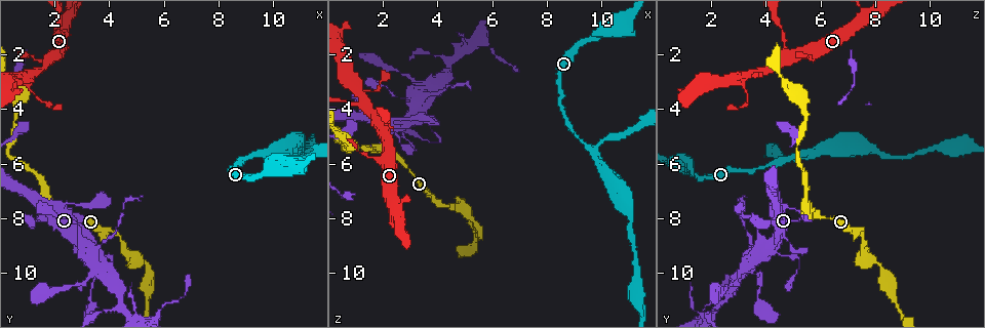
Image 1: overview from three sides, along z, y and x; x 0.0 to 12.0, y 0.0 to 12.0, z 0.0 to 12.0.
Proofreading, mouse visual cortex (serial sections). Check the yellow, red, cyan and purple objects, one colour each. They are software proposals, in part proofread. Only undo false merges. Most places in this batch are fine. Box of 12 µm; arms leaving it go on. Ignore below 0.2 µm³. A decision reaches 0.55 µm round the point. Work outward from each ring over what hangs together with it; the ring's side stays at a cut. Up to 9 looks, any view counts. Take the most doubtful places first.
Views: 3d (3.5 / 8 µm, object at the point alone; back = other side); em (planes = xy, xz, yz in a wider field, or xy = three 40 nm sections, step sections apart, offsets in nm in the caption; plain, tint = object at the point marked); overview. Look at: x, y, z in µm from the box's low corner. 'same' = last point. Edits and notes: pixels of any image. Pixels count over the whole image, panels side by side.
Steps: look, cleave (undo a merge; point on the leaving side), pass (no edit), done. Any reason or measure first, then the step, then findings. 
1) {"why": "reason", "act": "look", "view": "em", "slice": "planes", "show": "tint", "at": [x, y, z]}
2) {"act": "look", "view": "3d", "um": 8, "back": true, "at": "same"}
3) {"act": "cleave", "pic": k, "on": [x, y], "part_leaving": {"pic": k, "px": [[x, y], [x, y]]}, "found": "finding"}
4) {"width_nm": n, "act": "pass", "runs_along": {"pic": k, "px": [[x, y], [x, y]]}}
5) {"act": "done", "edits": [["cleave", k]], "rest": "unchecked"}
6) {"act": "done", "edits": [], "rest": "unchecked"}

{"why": "two arms in line, one across", "act": "look", "view": "3d", "um": 3.5, "at": [3.7, 9.8, 3.3]}

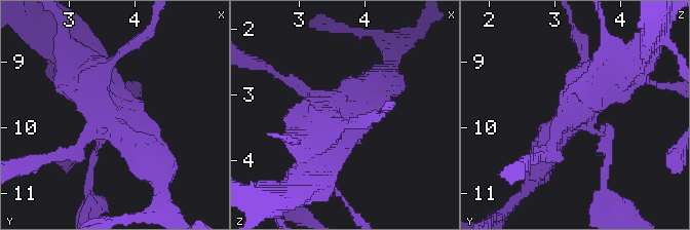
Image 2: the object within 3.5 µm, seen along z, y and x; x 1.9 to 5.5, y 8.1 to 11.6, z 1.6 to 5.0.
{"act": "pass", "runs_along": {"pic": 2, "px": [[622, 68], [592, 93], [543, 160]]}, "found": "continuous, no second cell"}

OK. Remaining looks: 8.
{"why": "two arms in line, one across", "act": "look", "view": "em", "slice": "xy", "step": 1, "show": "tint", "at": [9.7, 5.6, 5.5]}

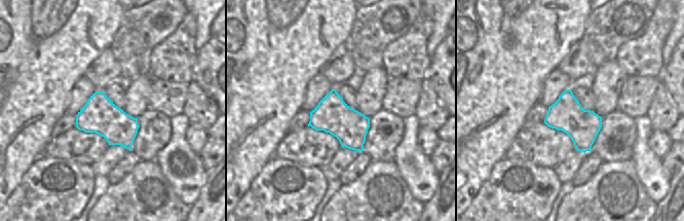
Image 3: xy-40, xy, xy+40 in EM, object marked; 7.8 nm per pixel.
{"why": "see where the arms go", "act": "look", "view": "3d", "um": 3.5, "at": "same"}

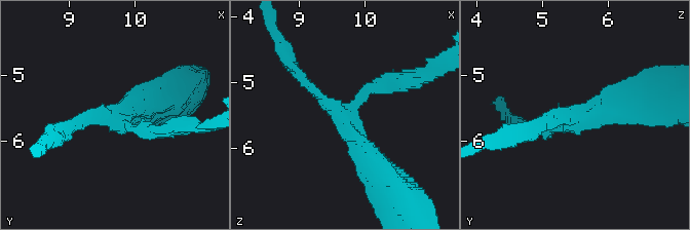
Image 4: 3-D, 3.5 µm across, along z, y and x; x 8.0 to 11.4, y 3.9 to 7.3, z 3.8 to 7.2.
{"act": "pass", "runs_along": {"pic": 4, "px": [[296, 73], [337, 109], [381, 167]]}, "found": "continuous, no second cell"}

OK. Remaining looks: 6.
{"act": "look", "view": "3d", "um": 8, "at": [4.4, 11.3, 2.3]}

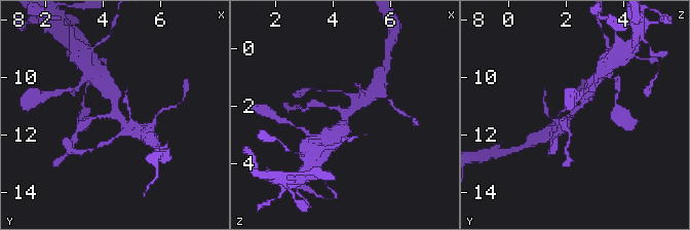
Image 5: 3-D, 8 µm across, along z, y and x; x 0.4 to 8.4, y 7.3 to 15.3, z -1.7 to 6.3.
{"arms": 3, "arm_widths_nm": [150, 300, 350], "why": "shape alone is not enough", "act": "look", "view": "em", "slice": "xy", "step": 5, "show": "tint", "at": [4.4, 11.2, 2.2]}

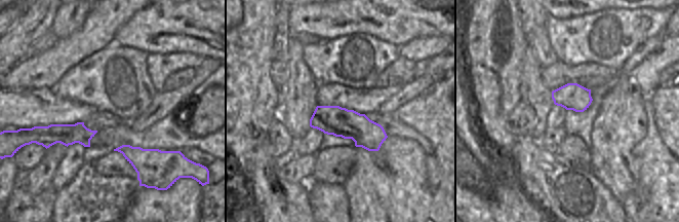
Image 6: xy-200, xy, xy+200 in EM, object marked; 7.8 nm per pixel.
{"act": "pass", "found": "all the same cell"}

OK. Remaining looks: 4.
{"why": "small branch off a trunk", "act": "look", "view": "3d", "um": 3.5, "at": [2.1, 2.0, 4.8]}

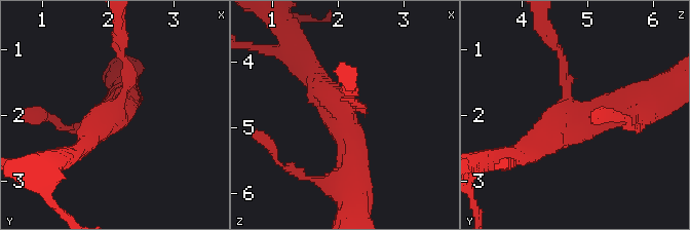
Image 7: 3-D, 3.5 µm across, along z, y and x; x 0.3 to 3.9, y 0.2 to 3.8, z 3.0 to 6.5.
{"arms": 3, "arm_widths_nm": [150, 400, 400], "act": "look", "view": "em", "slice": "xy", "step": 5, "show": "tint", "at": [2.10, 2.05, 4.80]}

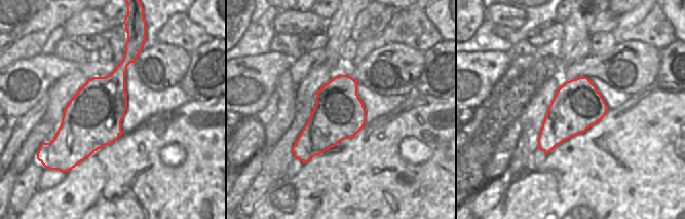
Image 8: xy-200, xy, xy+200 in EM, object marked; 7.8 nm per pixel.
{"why": "another direction", "act": "look", "view": "em", "slice": "xy", "step": 1, "show": "tint", "at": "same"}

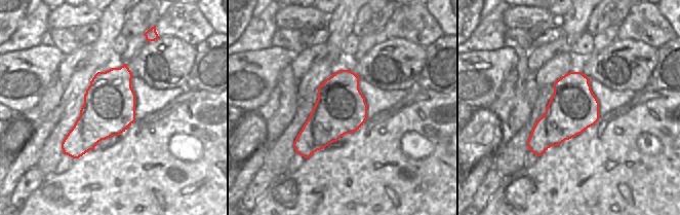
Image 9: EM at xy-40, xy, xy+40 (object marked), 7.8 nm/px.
{"act": "pass", "runs_along": {"pic": 7, "px": [[637, 102], [560, 120], [526, 149]]}, "found": "one cell here"}

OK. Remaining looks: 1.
{"act": "done", "edits": [], "rest": "unchecked"}

